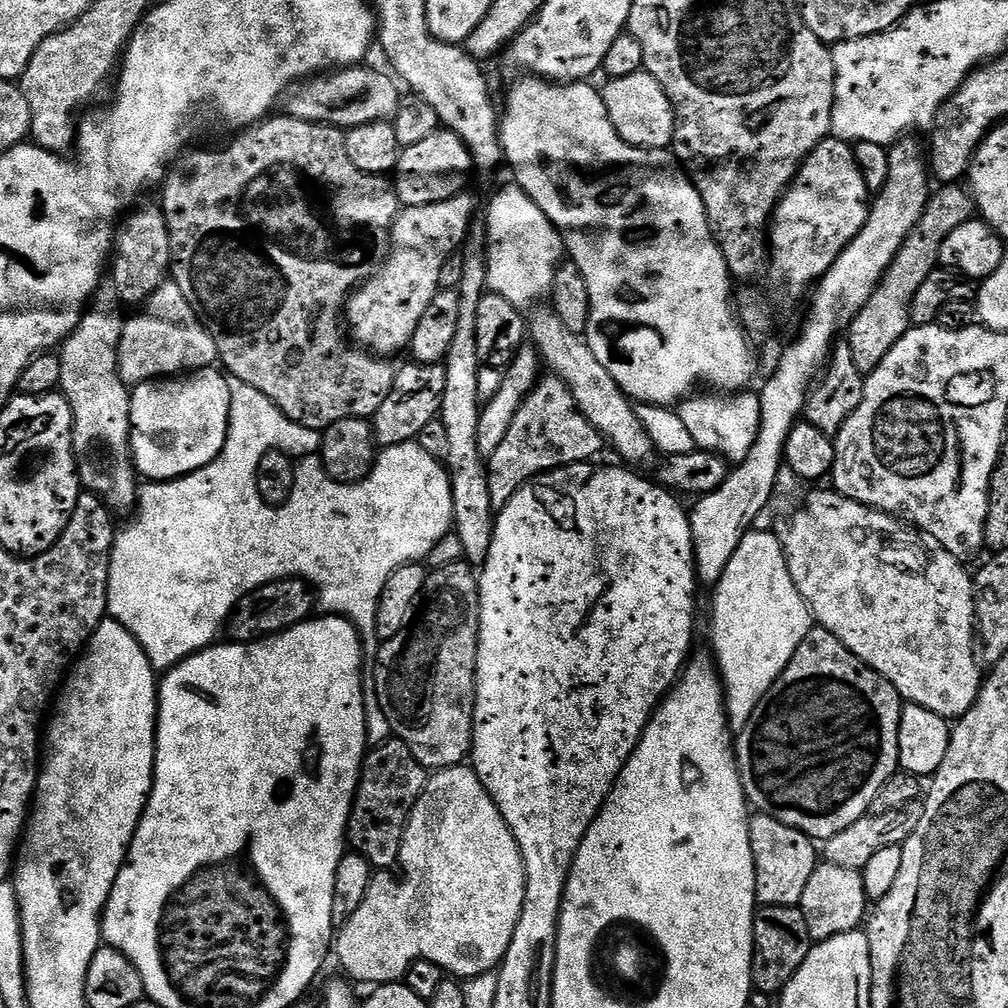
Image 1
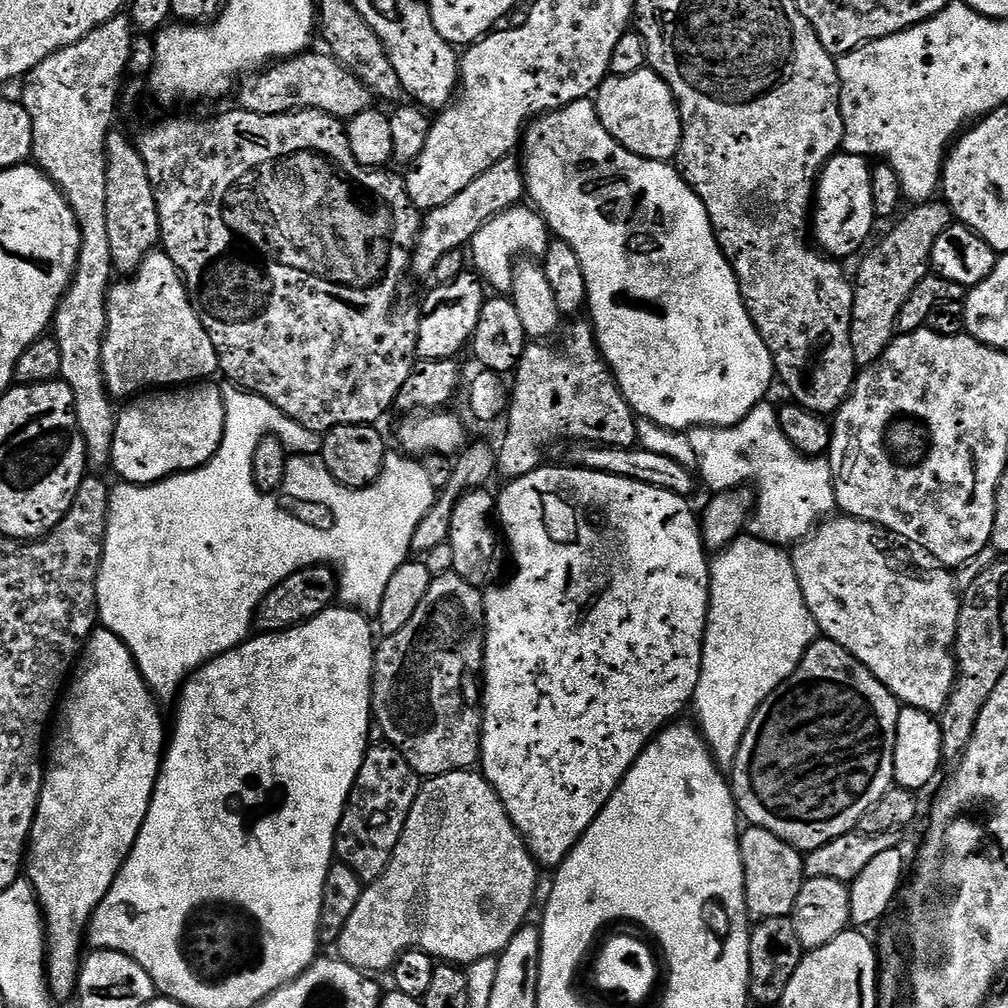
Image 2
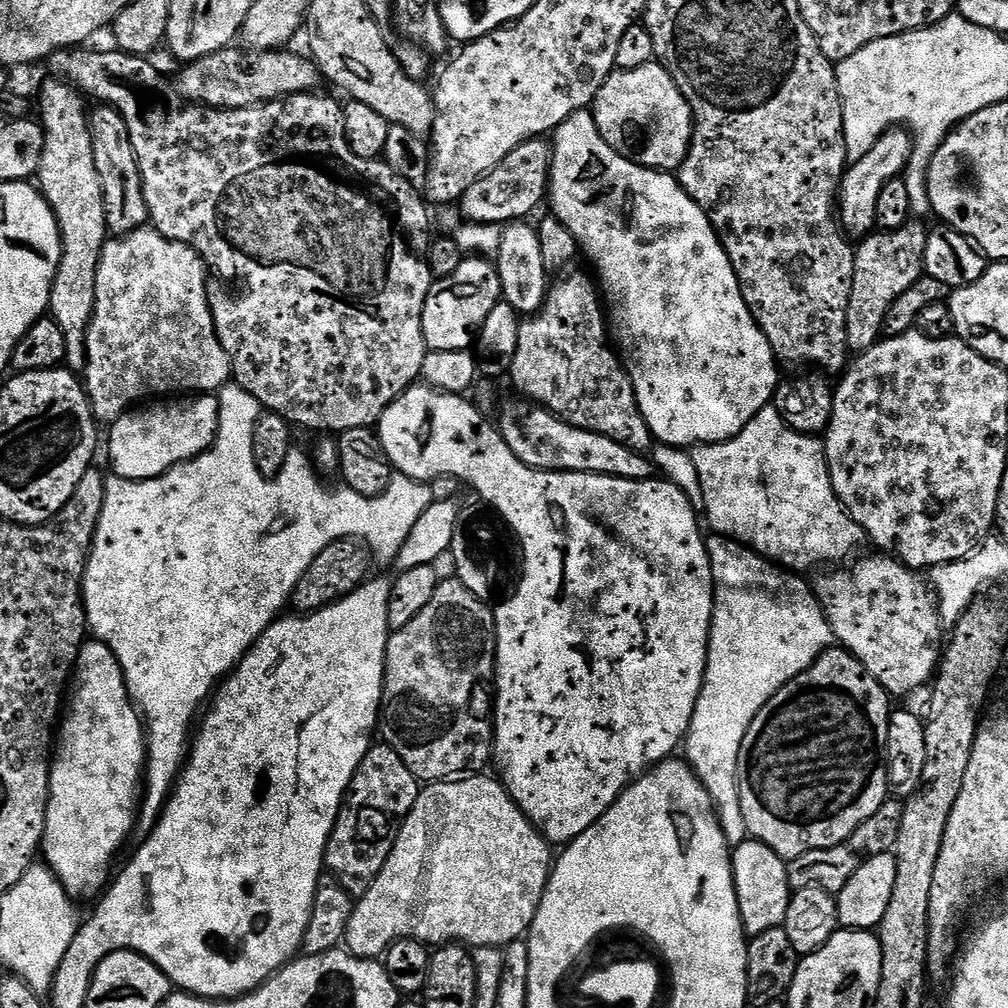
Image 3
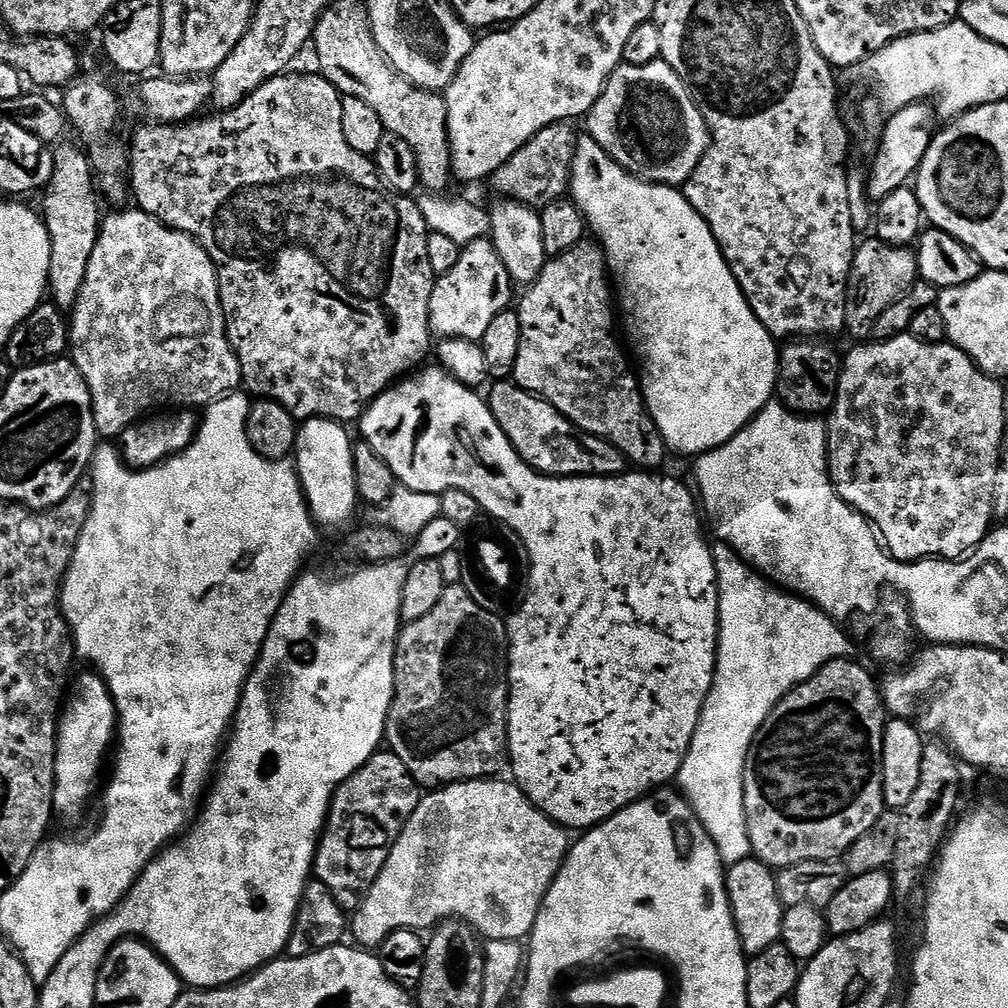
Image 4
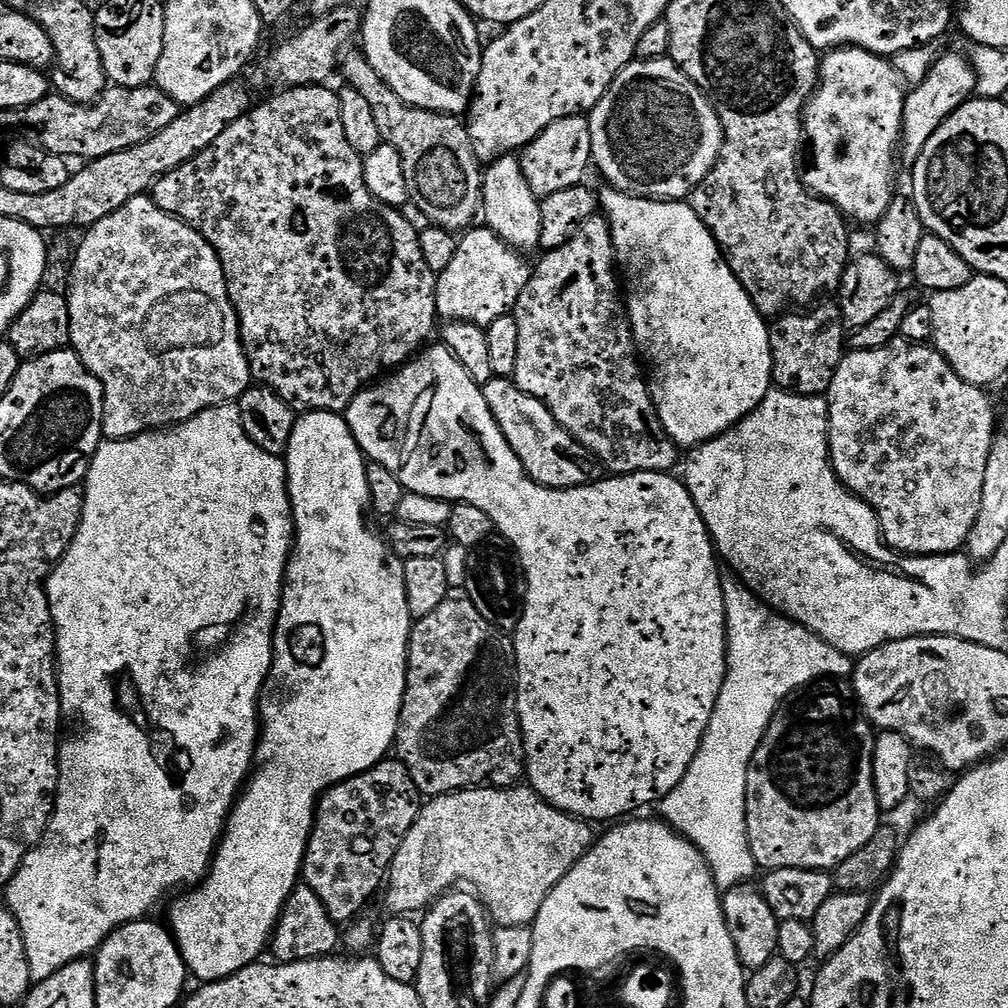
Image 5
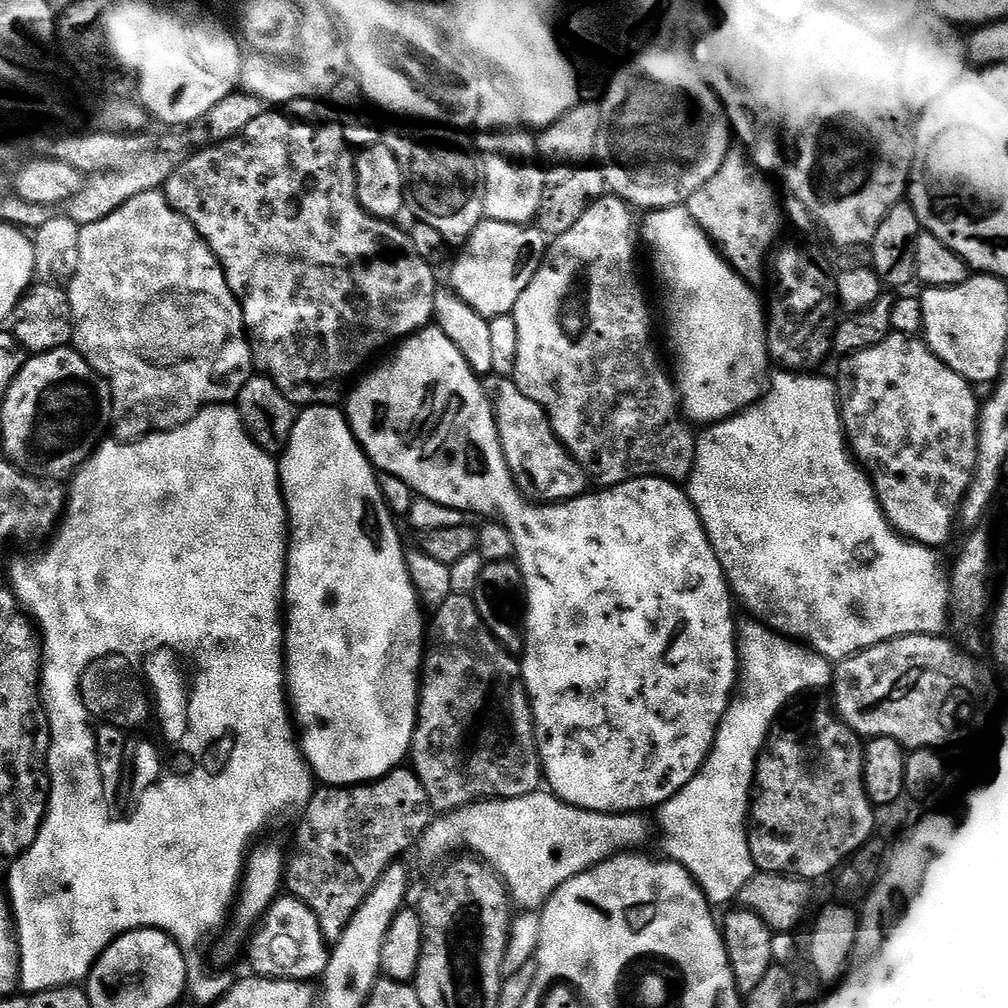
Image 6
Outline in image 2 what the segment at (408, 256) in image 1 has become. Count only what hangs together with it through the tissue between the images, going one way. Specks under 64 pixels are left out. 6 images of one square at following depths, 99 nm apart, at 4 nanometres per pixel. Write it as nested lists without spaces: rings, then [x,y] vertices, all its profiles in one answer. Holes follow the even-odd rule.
[[[509,154],[503,160],[499,160],[490,170],[486,170],[462,194],[450,198],[446,206],[438,206],[431,209],[423,217],[420,226],[420,239],[416,241],[416,250],[412,254],[413,273],[417,272],[425,278],[431,277],[434,266],[438,266],[439,260],[450,250],[464,248],[471,245],[473,238],[498,214],[502,214],[508,208],[515,208],[525,199],[526,183],[524,181],[524,169],[521,161],[515,155]]]

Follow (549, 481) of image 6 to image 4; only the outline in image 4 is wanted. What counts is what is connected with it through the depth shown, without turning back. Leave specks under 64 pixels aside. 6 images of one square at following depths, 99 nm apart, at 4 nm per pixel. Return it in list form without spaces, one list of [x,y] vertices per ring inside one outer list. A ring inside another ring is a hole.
[[[511,379],[495,381],[487,389],[486,399],[498,426],[502,426],[502,434],[506,434],[516,453],[535,472],[541,472],[544,476],[618,476],[625,471],[626,461],[619,448],[588,432],[581,432],[557,408],[550,406],[541,396],[522,390]]]

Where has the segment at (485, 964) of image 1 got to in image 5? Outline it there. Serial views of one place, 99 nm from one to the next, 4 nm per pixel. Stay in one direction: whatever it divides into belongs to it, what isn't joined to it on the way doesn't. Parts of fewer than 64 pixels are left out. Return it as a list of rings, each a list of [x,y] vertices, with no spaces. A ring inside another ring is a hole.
[[[481,786],[431,797],[421,807],[414,826],[410,826],[398,854],[392,859],[386,877],[387,911],[392,914],[423,913],[445,892],[455,889],[459,880],[465,880],[473,884],[468,886],[474,889],[475,895],[488,909],[493,925],[531,926],[550,890],[554,890],[554,886],[558,886],[568,871],[591,850],[594,843],[592,828],[589,821],[547,804],[531,786]]]

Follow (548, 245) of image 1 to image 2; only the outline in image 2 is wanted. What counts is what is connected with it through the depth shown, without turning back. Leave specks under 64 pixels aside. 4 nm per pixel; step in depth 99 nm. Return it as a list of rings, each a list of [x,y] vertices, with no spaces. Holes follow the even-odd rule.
[[[517,206],[498,214],[473,238],[470,245],[470,264],[489,289],[500,294],[512,291],[514,268],[521,258],[543,258],[550,243],[550,229],[543,216],[531,207]]]

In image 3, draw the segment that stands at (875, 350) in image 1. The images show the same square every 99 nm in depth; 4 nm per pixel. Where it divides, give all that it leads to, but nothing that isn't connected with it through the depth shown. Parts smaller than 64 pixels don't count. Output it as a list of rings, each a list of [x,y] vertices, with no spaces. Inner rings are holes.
[[[909,222],[893,232],[876,230],[859,241],[846,318],[849,353],[859,354],[880,343],[890,306],[898,302],[898,294],[906,294],[906,290],[925,275],[924,255],[929,229],[920,224],[923,223]]]

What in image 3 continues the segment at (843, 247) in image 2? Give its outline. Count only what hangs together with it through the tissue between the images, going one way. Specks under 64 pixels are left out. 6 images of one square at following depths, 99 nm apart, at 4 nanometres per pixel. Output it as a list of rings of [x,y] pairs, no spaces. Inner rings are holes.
[[[903,127],[894,128],[881,136],[874,150],[866,154],[866,158],[855,161],[845,171],[838,193],[838,219],[849,237],[863,238],[872,235],[876,228],[878,194],[882,194],[882,186],[886,186],[886,182],[897,179],[903,173],[911,157],[912,133]]]

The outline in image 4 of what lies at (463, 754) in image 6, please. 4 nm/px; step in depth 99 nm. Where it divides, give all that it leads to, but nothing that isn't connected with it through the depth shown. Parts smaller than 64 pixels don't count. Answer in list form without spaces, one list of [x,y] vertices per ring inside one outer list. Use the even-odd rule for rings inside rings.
[[[463,583],[450,584],[442,599],[434,605],[430,614],[418,618],[418,622],[404,624],[400,637],[396,639],[396,673],[394,674],[394,698],[388,711],[388,721],[384,727],[387,747],[410,770],[416,783],[428,790],[435,790],[446,784],[459,784],[462,780],[482,780],[496,778],[505,771],[508,758],[508,625],[503,619],[478,606],[474,598],[464,589]]]

